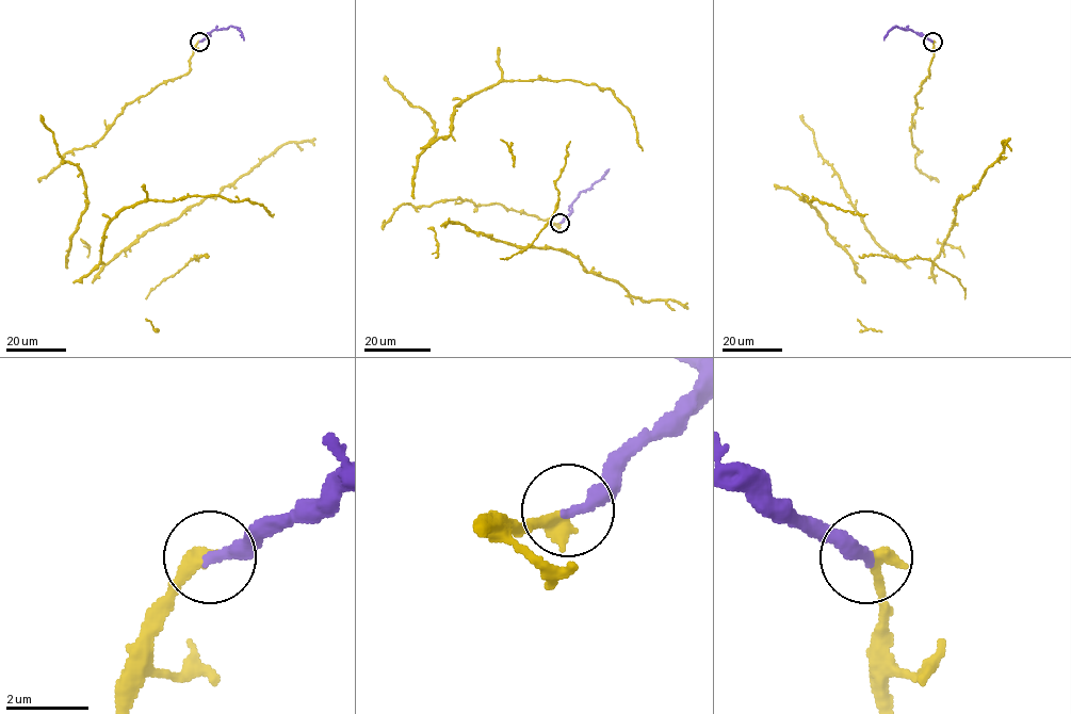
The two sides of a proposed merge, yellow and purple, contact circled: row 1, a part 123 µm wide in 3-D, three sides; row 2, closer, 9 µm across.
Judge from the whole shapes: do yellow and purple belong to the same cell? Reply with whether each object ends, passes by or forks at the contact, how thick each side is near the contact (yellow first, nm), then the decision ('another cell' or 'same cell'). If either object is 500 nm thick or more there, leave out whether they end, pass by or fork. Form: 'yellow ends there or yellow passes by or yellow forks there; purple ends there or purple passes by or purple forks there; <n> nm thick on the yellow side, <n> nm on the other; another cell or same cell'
yellow ends there; purple ends there; 400 nm thick on the yellow side, 320 nm on the other; same cell

